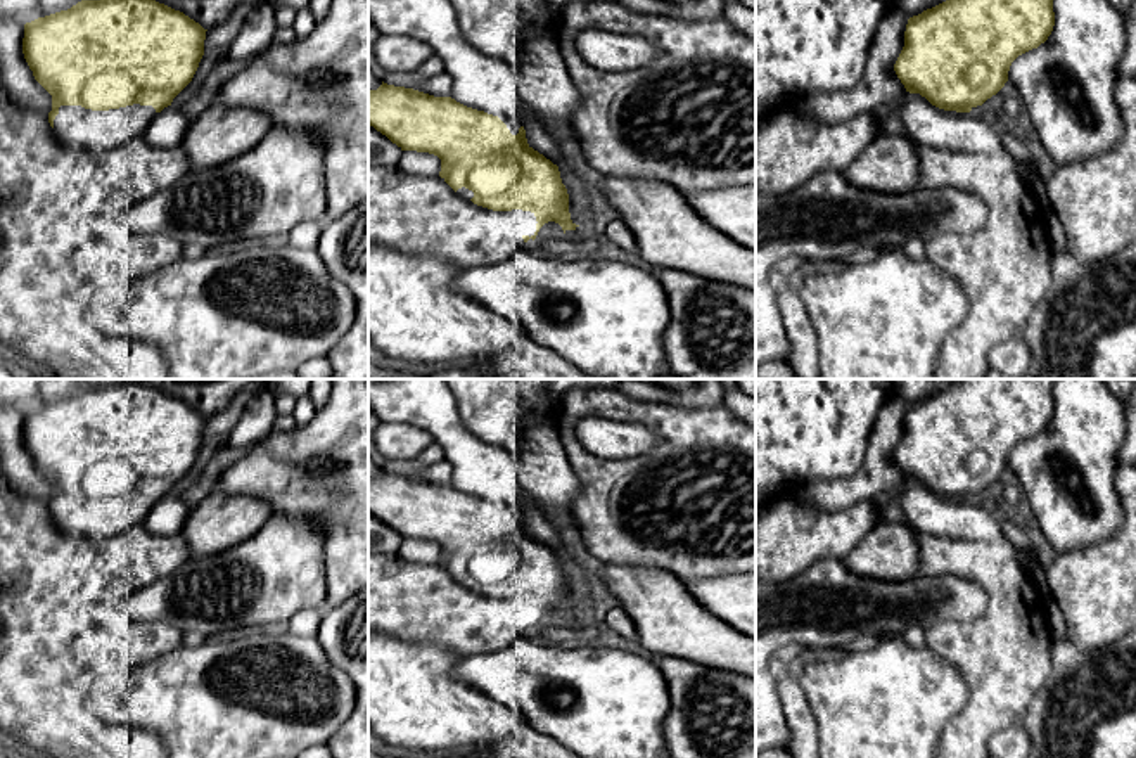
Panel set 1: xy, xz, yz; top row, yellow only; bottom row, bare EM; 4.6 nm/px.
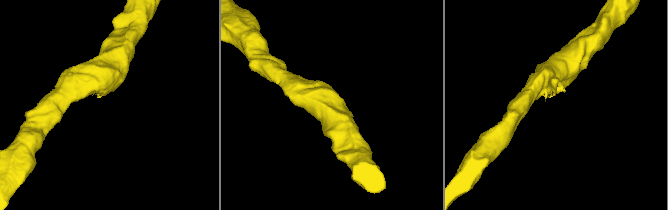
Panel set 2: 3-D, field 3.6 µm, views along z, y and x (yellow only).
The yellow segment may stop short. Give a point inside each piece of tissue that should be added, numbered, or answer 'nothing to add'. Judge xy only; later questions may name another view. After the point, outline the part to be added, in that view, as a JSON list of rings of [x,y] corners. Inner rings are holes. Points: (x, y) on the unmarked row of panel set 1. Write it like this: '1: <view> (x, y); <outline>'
1: xy (76, 514); [[[140,491],[109,498],[61,493],[54,507],[54,523],[64,535],[107,538],[144,523],[156,502],[152,493]]]

